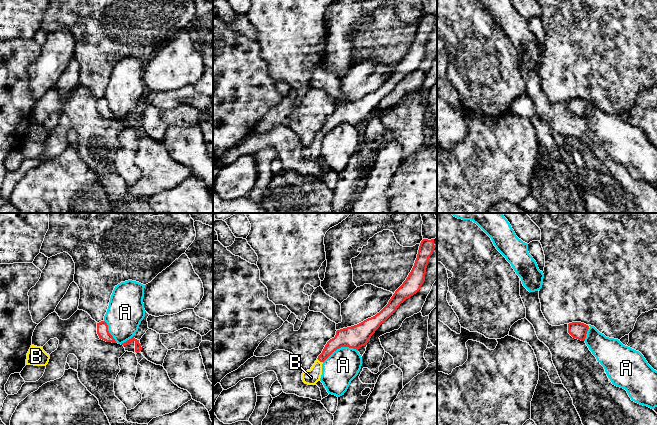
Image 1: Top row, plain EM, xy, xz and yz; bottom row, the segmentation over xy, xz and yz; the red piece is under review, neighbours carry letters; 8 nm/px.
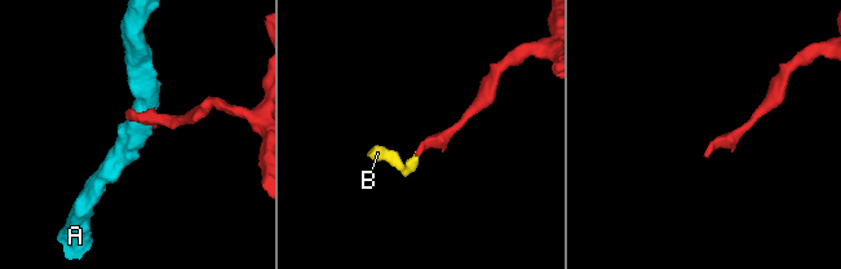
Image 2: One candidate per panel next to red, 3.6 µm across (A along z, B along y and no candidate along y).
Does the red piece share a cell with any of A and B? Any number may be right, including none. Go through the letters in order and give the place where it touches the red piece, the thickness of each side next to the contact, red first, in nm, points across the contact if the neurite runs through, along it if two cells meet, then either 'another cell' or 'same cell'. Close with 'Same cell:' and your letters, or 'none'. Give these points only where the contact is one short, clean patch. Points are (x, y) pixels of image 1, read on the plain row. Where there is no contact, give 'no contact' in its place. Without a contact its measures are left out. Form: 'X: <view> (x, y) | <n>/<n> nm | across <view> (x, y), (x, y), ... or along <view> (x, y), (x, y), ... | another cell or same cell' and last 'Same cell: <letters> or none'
A: xz (340, 123) | 180/280 nm | along xz (357, 125), (339, 123), (323, 138) | another cell
B: xz (320, 137) | 130/120 nm | across xz (342, 115), (320, 137), (315, 149), (311, 153) | same cell
Same cell: B

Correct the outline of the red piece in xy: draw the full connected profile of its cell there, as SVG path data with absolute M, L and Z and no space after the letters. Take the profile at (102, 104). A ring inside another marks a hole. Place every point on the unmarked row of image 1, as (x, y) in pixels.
M101 97L97 99L97 110L100 115L106 117L106 118L112 118L116 119L113 112L108 107L108 101L105 97Z

